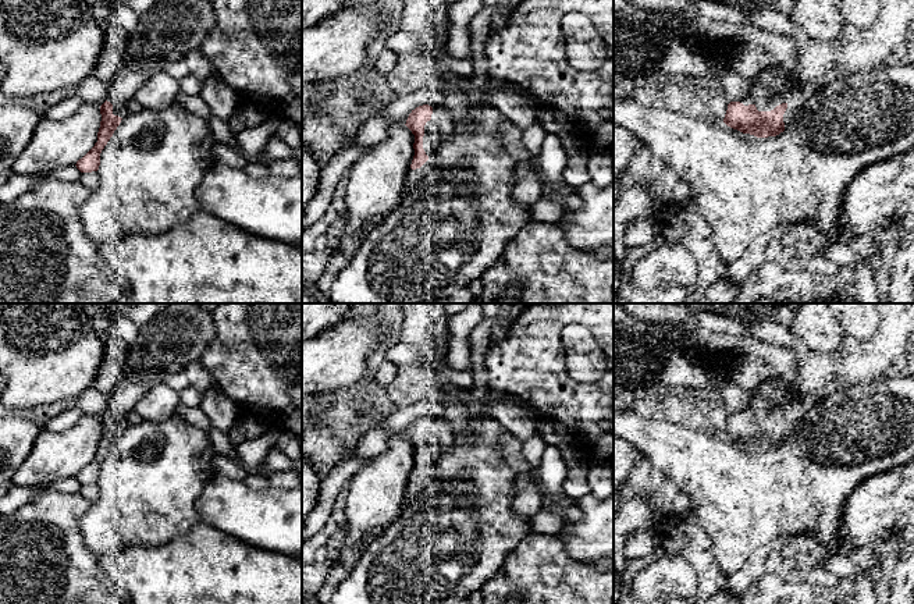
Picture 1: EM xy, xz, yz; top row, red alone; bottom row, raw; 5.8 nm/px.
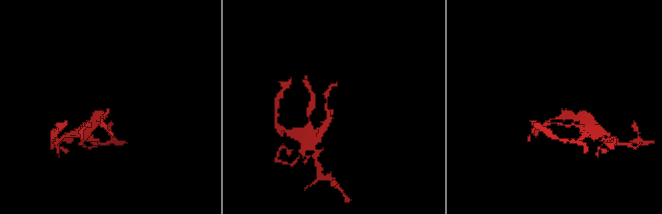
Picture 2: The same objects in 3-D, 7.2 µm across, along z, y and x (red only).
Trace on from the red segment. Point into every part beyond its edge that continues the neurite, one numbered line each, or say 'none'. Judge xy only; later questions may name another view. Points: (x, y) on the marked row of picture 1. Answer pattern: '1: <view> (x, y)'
1: xy (169, 29)

